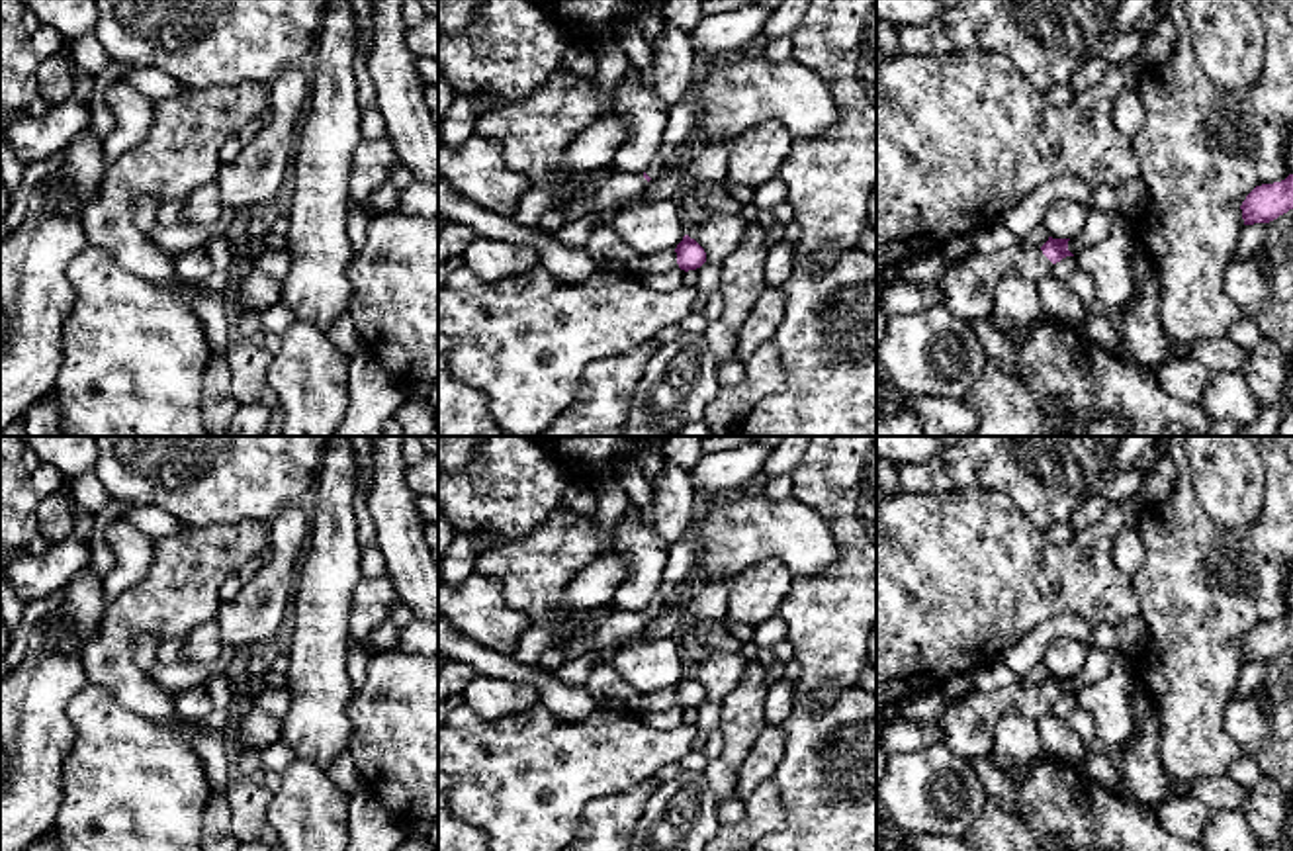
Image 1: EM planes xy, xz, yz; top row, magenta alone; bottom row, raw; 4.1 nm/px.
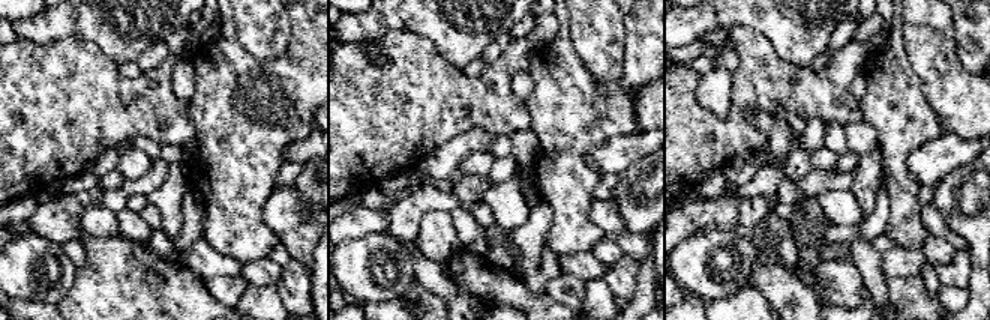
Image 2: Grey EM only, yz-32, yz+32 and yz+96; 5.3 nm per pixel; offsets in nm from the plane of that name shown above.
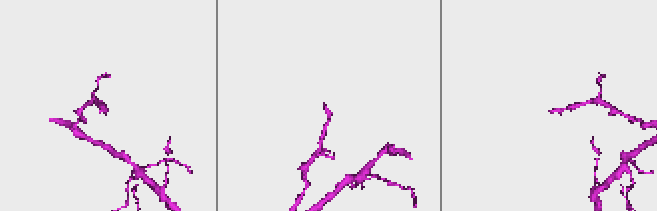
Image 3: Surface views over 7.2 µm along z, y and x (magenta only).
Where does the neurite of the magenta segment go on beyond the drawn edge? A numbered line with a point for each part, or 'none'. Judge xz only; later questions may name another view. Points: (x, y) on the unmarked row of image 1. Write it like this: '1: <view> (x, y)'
none

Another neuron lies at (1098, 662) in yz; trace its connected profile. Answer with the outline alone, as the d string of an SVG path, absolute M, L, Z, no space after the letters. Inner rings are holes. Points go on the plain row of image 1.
M1092 648L1088 651L1084 667L1068 679L1068 689L1078 694L1082 689L1101 681L1107 677L1111 665L1121 659L1119 651L1105 651L1099 648Z

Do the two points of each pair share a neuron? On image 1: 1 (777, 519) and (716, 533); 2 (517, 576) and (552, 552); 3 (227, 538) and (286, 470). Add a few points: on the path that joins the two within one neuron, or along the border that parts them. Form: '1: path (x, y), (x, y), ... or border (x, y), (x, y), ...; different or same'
1: path (761, 527), (742, 527), (732, 533); same
2: path (525, 572), (533, 572), (544, 560); same
3: border (267, 523), (233, 521), (196, 527); different

